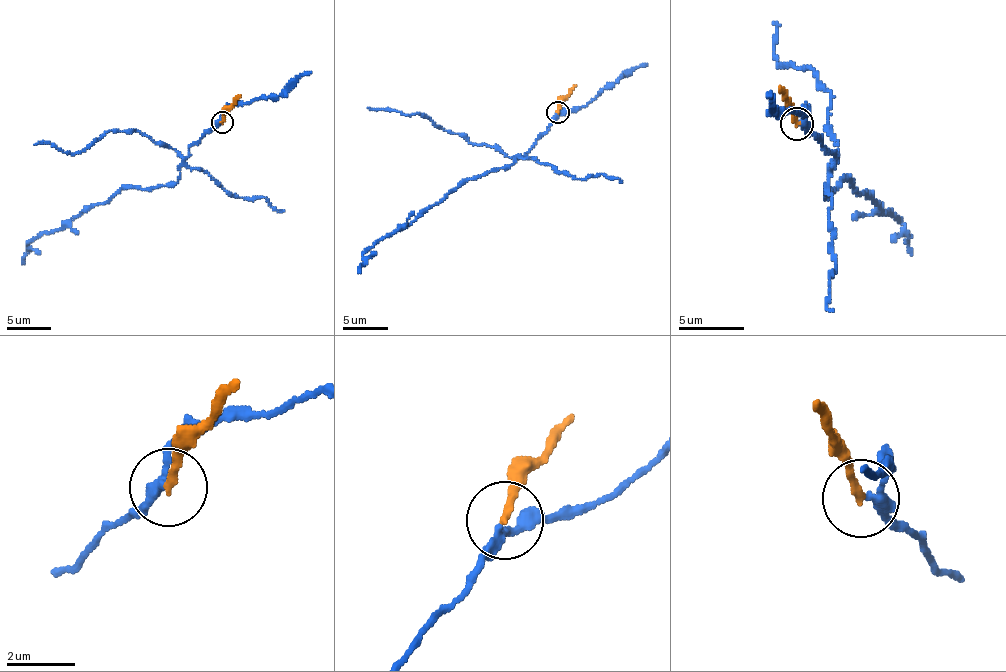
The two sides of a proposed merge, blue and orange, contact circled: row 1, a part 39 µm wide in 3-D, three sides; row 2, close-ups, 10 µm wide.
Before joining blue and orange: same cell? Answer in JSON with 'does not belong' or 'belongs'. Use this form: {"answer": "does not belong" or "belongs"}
{"answer": "does not belong"}

